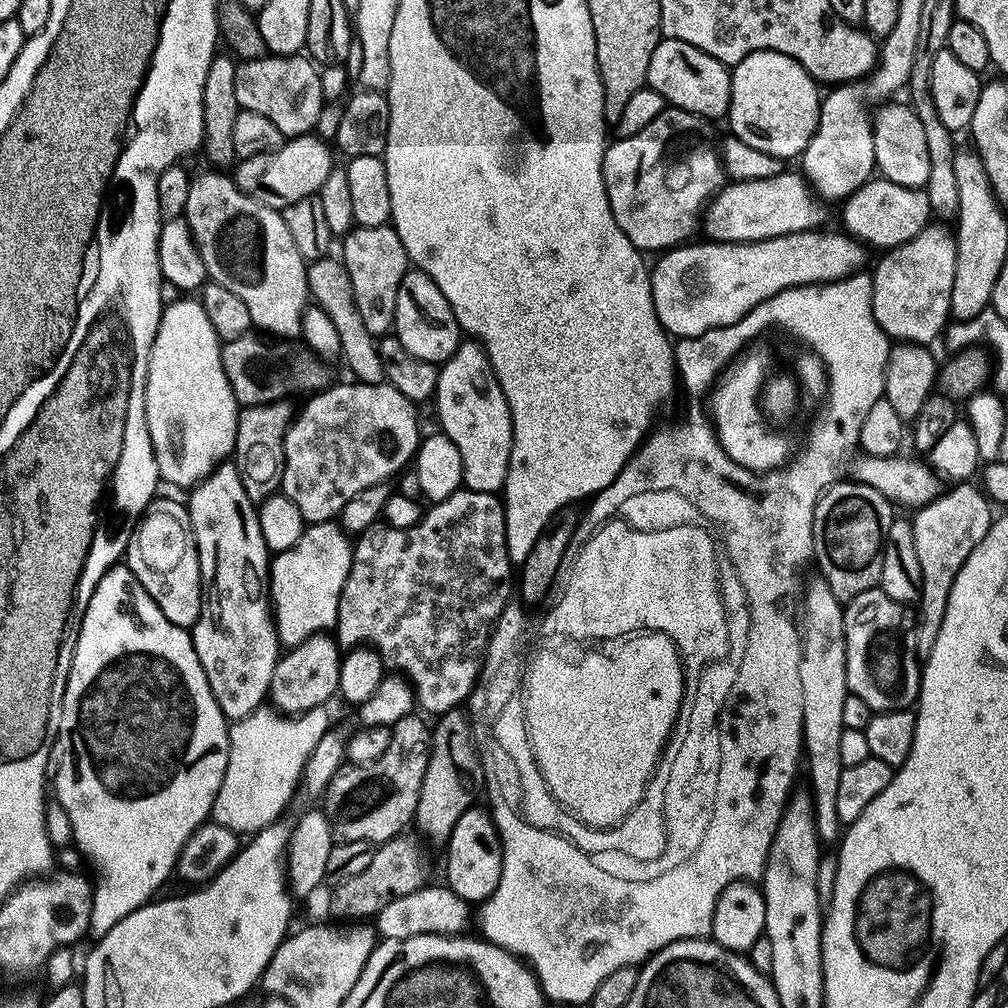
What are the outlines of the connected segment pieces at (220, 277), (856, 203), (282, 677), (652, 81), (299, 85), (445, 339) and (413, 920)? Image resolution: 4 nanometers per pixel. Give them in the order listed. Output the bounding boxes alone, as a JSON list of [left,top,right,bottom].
[[182,170,310,338],[843,178,934,250],[269,632,341,714],[647,38,732,118],[234,54,326,138],[394,270,462,366],[374,882,474,940]]

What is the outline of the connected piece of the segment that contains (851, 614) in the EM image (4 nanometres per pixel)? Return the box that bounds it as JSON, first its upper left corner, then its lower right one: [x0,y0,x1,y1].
[844,586,922,714]

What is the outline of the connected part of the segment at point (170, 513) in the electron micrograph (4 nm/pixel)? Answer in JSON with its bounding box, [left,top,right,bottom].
[126,499,200,629]

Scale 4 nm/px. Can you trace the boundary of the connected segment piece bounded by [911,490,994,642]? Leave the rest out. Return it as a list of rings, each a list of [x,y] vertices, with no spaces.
[[[945,491],[938,499],[925,504],[911,517],[912,529],[914,530],[914,550],[918,550],[918,563],[922,566],[922,590],[918,601],[918,609],[924,615],[924,625],[920,632],[928,642],[936,639],[936,632],[940,629],[940,619],[944,617],[946,602],[950,598],[950,590],[954,586],[954,578],[958,578],[958,570],[970,558],[974,546],[986,538],[988,527],[992,525],[994,512],[991,512],[989,501],[983,491],[977,492],[948,492]]]

